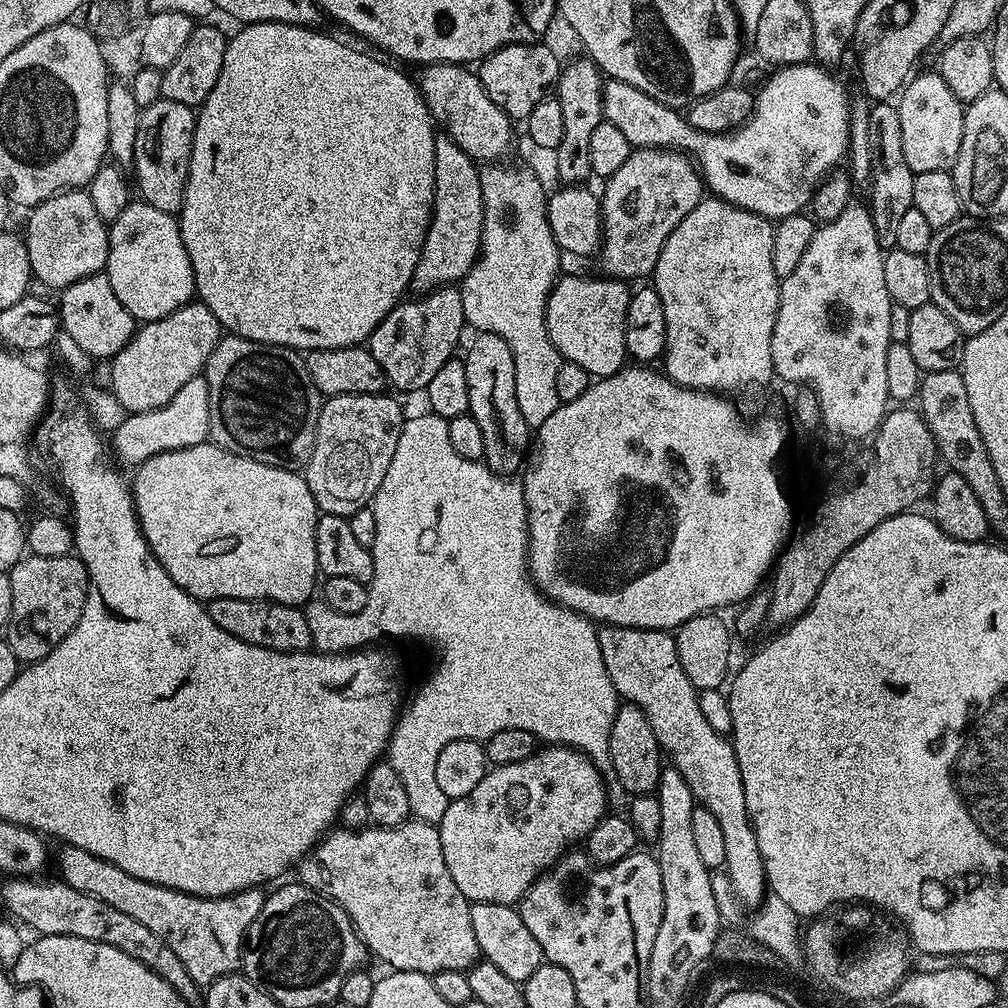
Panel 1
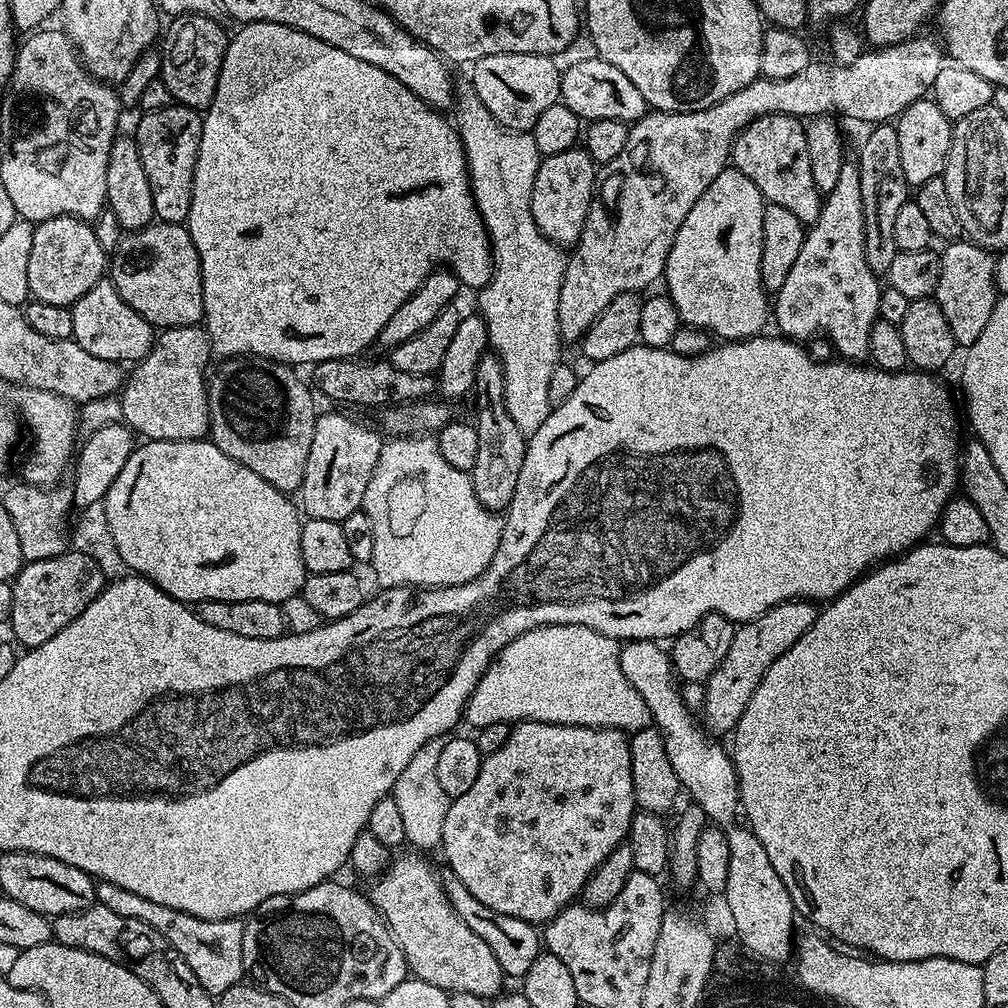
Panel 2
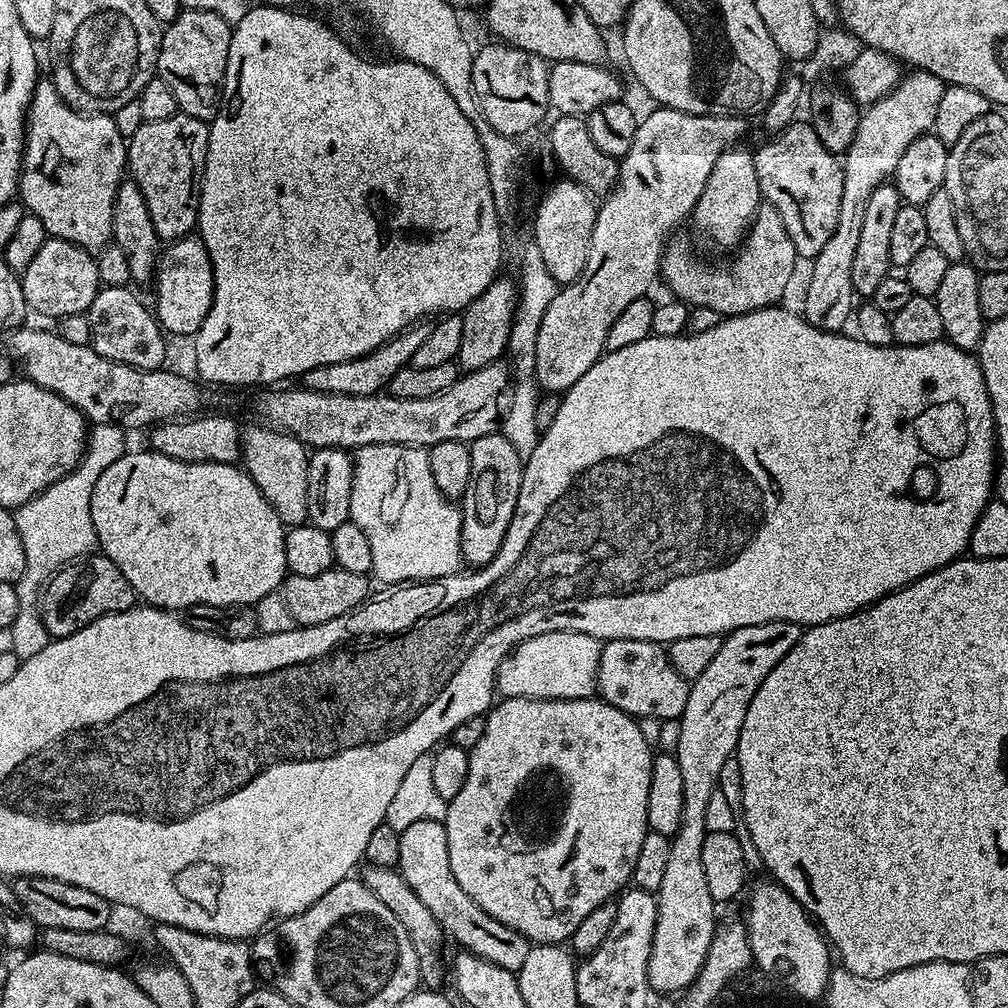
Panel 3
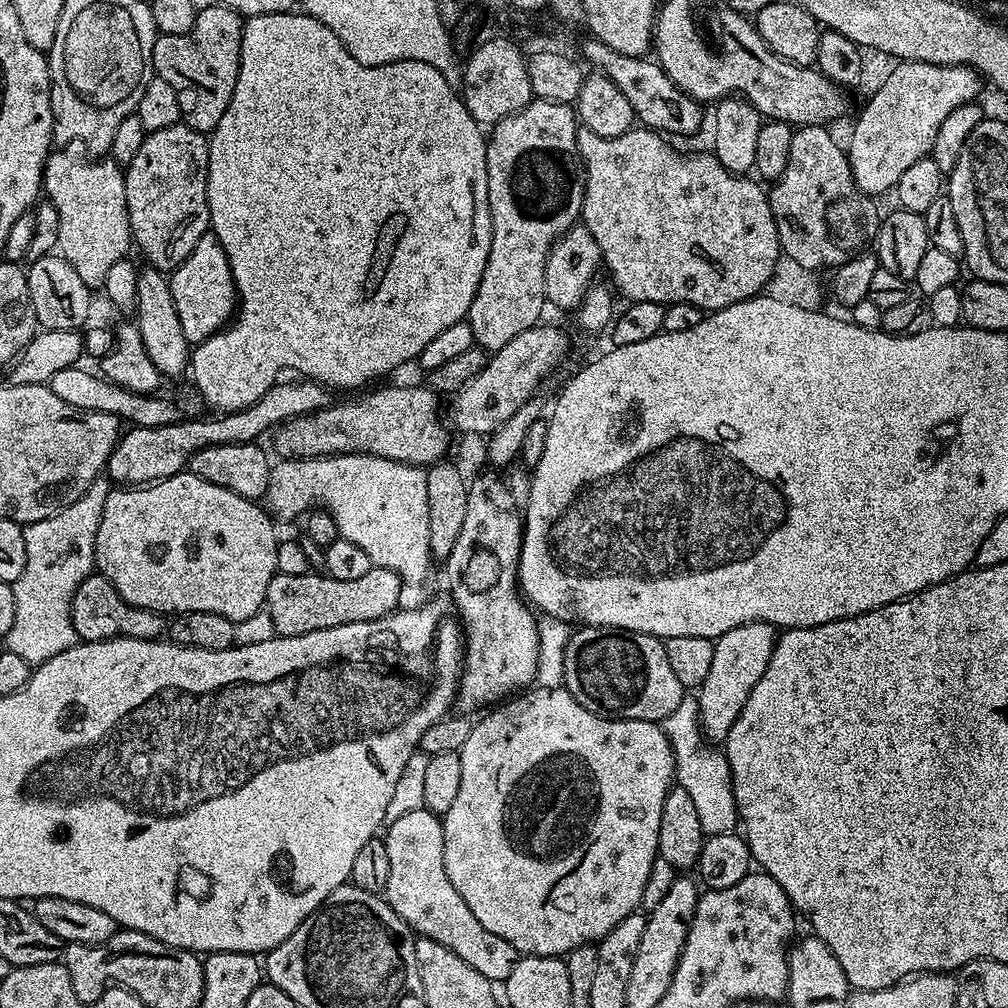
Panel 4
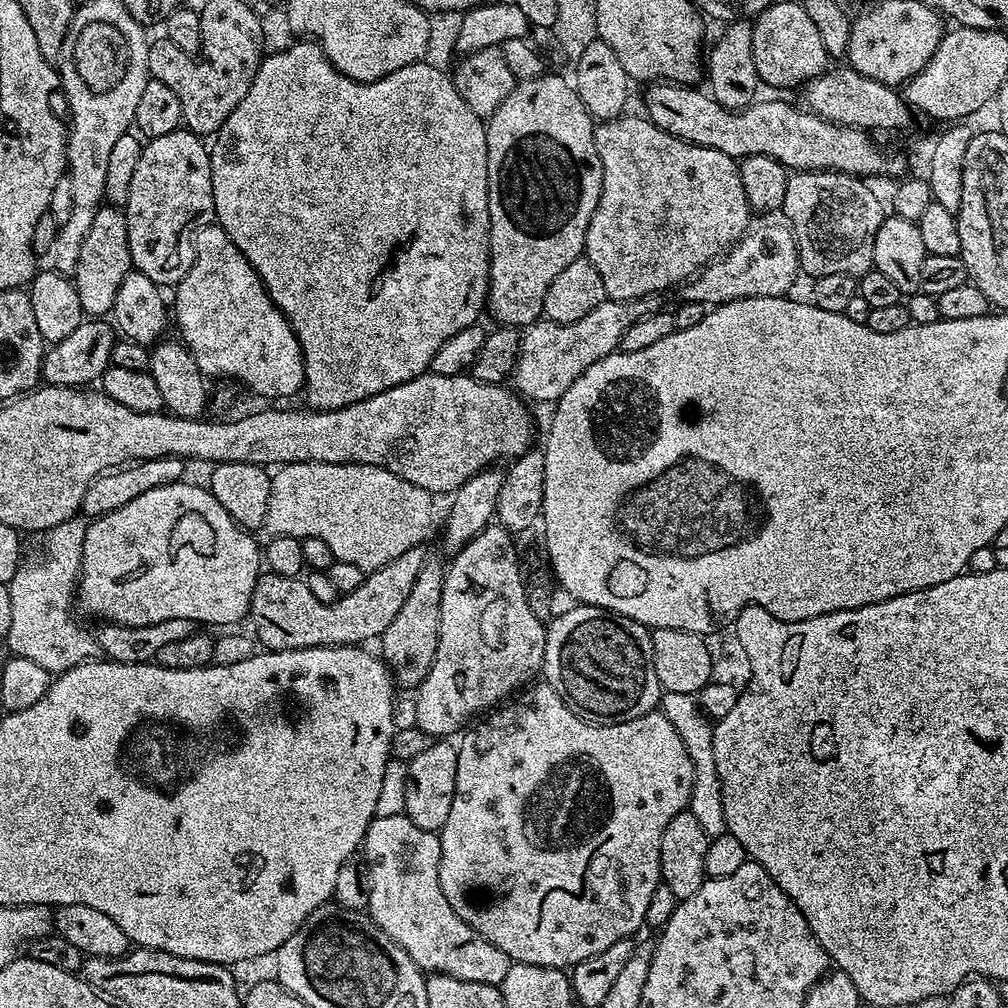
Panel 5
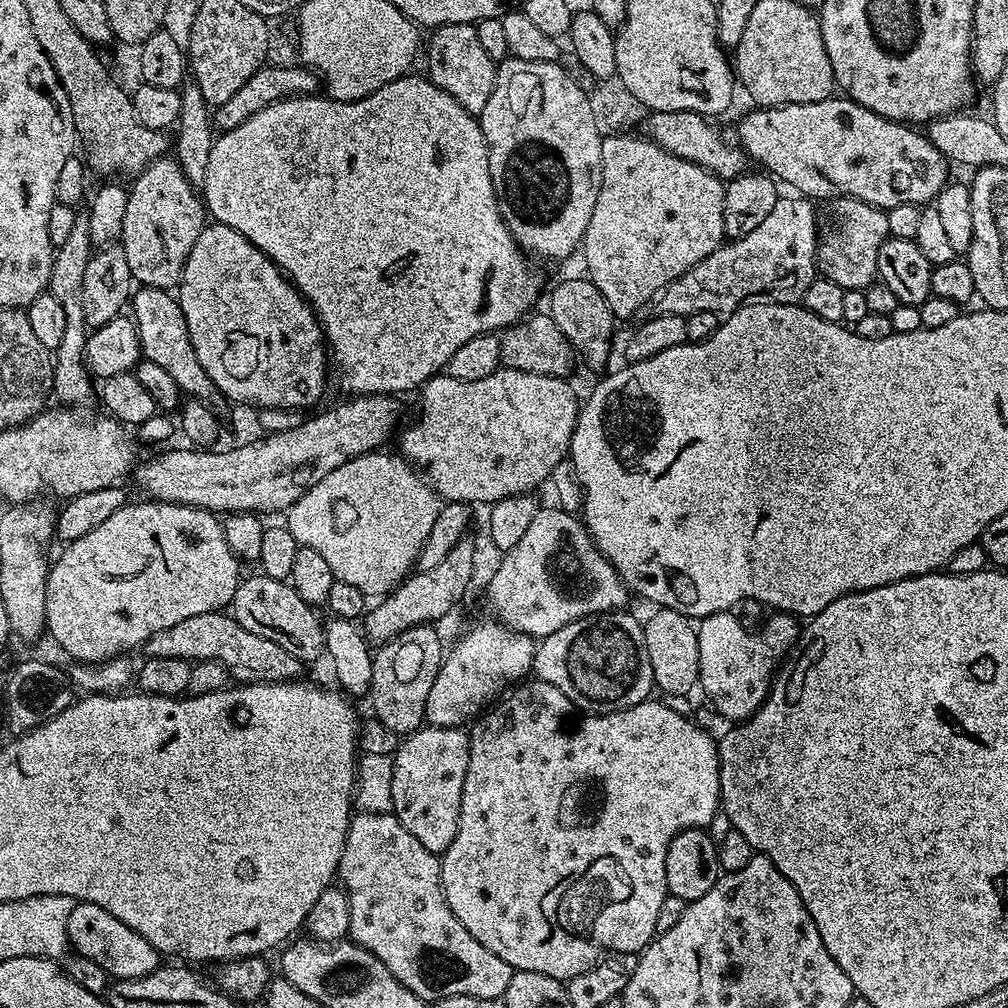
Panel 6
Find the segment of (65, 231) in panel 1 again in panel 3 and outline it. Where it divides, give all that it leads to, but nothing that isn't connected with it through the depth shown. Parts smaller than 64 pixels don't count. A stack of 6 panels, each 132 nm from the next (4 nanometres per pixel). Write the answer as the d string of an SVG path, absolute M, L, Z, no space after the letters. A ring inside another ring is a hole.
M49 238L42 250L38 250L34 262L26 266L20 285L29 309L40 316L52 316L51 318L87 313L90 302L94 302L102 287L96 256L85 248L79 248L77 244L55 238Z

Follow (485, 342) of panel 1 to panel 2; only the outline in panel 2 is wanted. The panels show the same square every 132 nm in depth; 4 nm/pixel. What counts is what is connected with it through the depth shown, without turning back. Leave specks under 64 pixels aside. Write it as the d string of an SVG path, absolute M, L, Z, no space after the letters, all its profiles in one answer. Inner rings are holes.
M487 352L480 359L476 371L474 397L476 396L479 412L474 418L474 425L478 434L478 453L470 475L478 500L495 512L505 511L512 500L527 448L527 437L518 430L518 426L511 421L510 414L505 410L504 392L505 380L501 362L495 353Z

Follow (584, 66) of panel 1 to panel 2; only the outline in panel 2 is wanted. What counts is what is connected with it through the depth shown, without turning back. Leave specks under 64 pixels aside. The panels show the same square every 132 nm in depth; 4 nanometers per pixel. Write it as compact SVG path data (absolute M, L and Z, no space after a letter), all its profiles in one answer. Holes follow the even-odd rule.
M583 146L541 159L538 174L534 174L534 194L530 198L530 210L534 214L534 222L538 222L538 230L542 230L542 234L552 244L575 246L580 240L597 179L598 165Z

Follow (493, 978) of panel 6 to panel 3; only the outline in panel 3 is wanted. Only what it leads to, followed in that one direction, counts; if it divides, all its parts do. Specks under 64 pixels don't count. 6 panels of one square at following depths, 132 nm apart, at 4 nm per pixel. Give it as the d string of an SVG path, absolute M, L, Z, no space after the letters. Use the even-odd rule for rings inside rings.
M423 820L414 822L414 826L406 826L400 832L400 863L398 871L406 882L410 882L410 890L422 898L426 910L434 914L441 928L449 937L460 943L459 947L466 952L473 952L486 962L494 962L511 972L519 972L522 962L526 962L530 942L518 930L510 930L510 926L502 926L498 918L490 918L462 886L458 886L458 878L454 878L454 870L450 870L450 846L446 838L443 820Z

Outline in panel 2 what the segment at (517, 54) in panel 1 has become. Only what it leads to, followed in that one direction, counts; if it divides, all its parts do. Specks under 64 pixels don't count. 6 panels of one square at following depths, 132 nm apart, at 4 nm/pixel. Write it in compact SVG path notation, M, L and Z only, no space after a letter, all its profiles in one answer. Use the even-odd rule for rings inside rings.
M490 54L471 65L470 88L502 127L511 132L531 132L545 110L561 103L562 68L556 62L553 57L538 54Z

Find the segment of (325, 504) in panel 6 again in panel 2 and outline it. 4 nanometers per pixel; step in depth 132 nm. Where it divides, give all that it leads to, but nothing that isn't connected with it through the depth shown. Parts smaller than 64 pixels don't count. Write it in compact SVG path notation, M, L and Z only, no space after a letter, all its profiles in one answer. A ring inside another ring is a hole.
M432 434L401 436L385 443L378 466L374 466L374 474L370 474L362 510L374 525L374 554L370 568L376 571L381 589L411 586L427 590L470 582L490 566L504 530L503 519L478 500L471 475L455 469L442 458L437 437Z

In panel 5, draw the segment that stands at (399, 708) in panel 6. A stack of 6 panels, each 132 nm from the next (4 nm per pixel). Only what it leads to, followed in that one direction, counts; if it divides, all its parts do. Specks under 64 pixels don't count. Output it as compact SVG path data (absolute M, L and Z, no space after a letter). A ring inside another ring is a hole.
M436 554L429 555L418 573L418 578L414 581L414 587L410 589L410 598L402 602L398 614L394 614L394 622L390 622L390 626L386 626L386 630L378 638L378 645L380 644L378 652L390 669L391 679L397 685L400 683L409 690L415 689L424 681L436 657L442 622L445 571L445 561L440 561Z

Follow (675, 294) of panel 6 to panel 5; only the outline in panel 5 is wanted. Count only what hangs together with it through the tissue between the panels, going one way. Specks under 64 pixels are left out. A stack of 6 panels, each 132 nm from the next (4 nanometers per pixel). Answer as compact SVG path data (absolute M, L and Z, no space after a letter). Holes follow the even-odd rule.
M787 223L768 224L765 228L753 227L740 237L737 244L733 244L723 256L712 261L707 268L699 269L697 275L687 279L679 285L678 293L681 301L702 302L709 306L729 304L742 298L754 298L755 296L788 296L791 293L792 283L796 275L801 275L800 251L796 245L796 235ZM653 294L640 296L637 300L605 299L586 318L578 318L578 322L559 324L553 320L539 319L535 324L523 329L520 341L520 357L516 359L514 373L515 391L521 397L532 400L549 400L555 402L575 380L582 378L594 362L606 358L617 351L622 342L622 334L634 326L640 318L661 311L661 297ZM529 396L529 397L528 397ZM532 399L532 400L531 400Z

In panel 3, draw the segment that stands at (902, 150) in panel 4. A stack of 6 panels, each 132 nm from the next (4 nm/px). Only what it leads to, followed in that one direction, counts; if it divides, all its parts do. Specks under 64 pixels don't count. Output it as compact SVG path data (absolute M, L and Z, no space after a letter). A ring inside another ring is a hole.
M912 70L901 79L896 89L890 94L883 96L878 102L867 105L863 109L858 130L854 134L854 142L850 142L848 151L843 153L842 167L844 169L844 185L842 186L842 203L838 210L838 226L834 234L830 234L830 242L818 250L818 254L811 257L812 273L808 276L808 285L804 288L804 309L802 315L805 320L823 332L843 333L844 328L849 327L854 316L854 282L852 271L854 267L854 254L858 250L858 238L862 231L862 214L866 210L866 202L870 202L870 194L878 190L880 184L885 183L889 178L895 177L898 161L902 154L906 154L906 146L914 142L914 138L931 133L934 126L934 114L938 114L938 102L942 102L942 94L946 87L944 81L938 79L934 74Z

